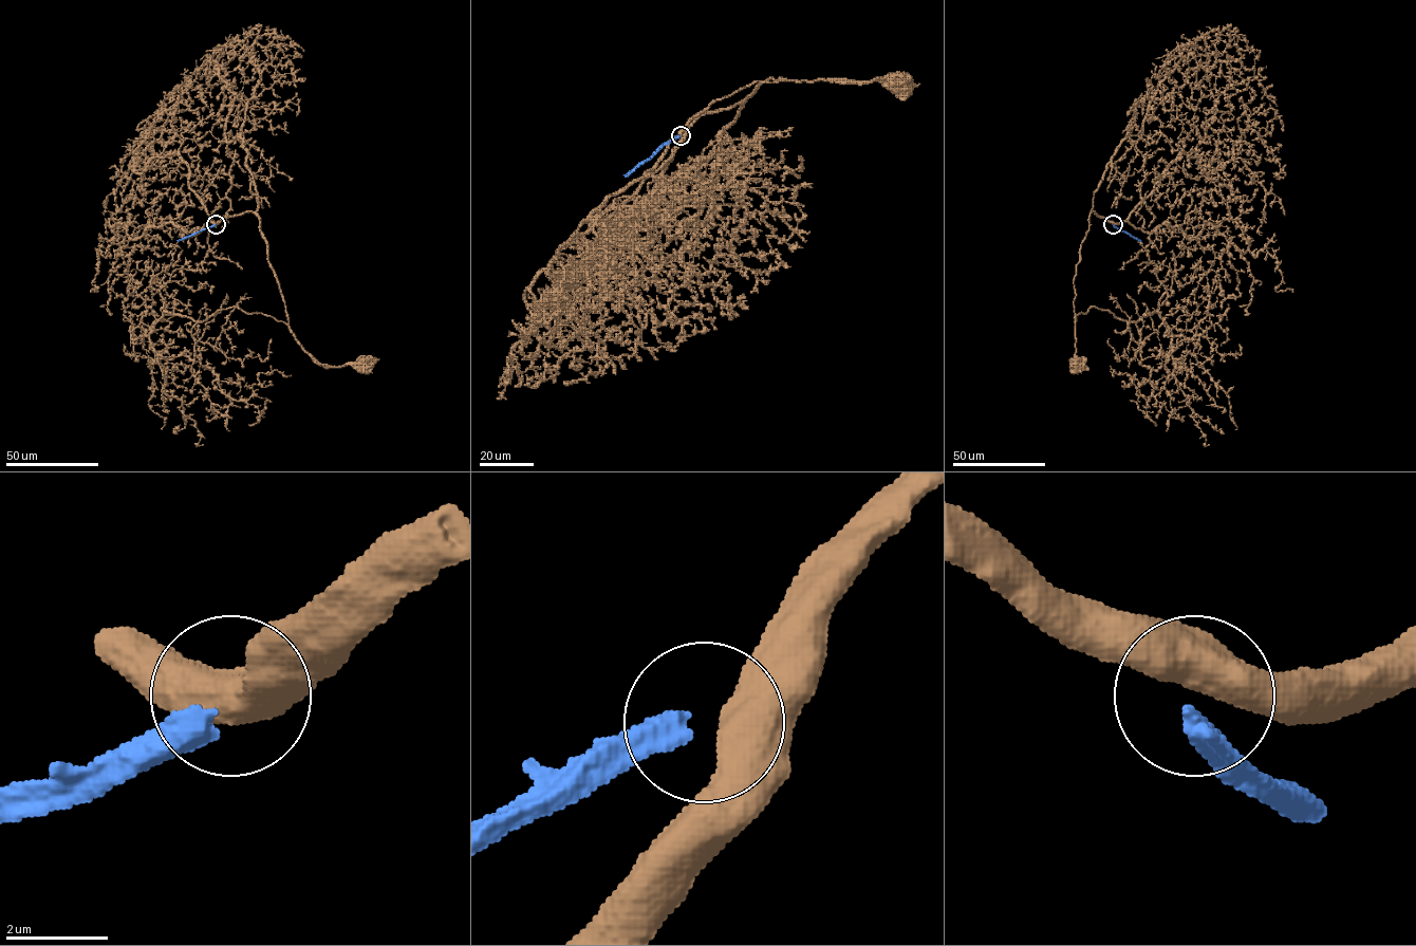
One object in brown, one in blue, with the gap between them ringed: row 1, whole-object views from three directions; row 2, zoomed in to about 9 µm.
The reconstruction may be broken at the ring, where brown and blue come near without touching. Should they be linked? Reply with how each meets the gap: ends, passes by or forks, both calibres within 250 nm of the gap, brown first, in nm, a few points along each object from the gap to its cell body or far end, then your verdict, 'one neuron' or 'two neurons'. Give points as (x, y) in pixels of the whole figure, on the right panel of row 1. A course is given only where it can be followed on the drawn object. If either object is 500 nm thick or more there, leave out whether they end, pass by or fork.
700/440 nm | brown via (1114, 223), (1093, 211), (1081, 245), (1074, 278), (1074, 366) | blue via (1113, 224), (1140, 240) | two neurons

